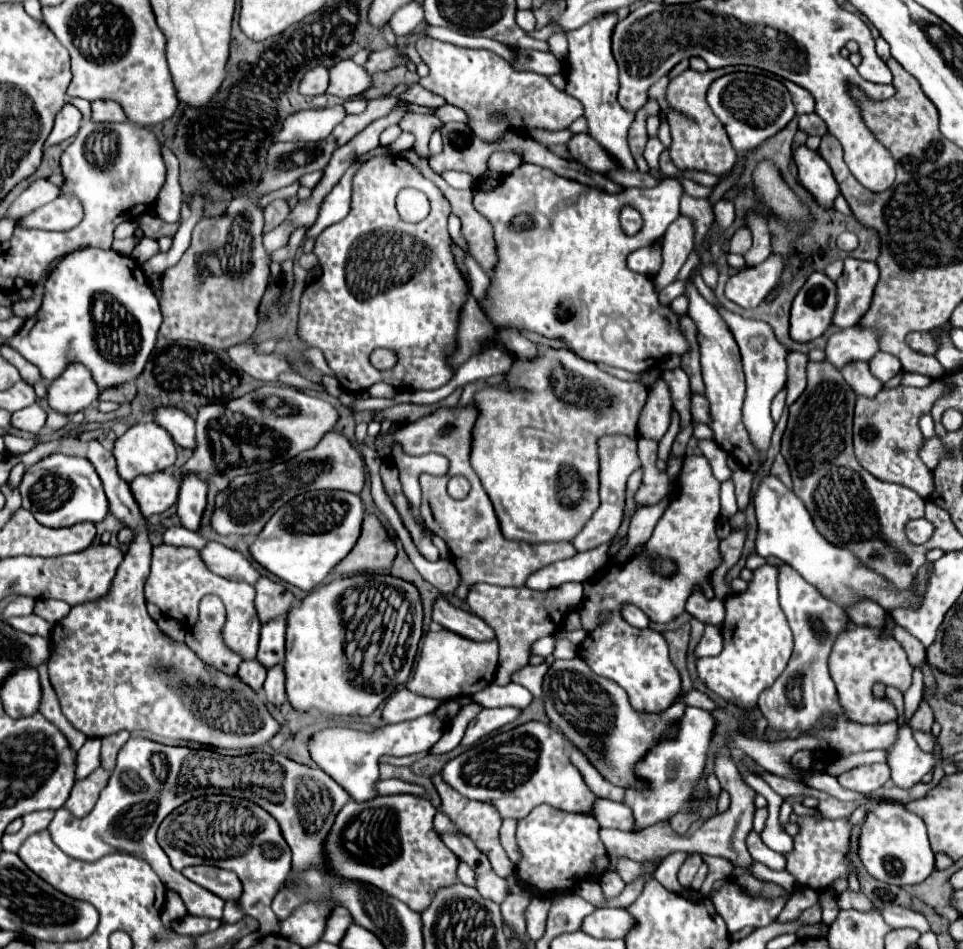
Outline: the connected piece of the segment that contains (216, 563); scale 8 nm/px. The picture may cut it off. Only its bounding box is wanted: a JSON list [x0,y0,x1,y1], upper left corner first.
[200,542,260,586]

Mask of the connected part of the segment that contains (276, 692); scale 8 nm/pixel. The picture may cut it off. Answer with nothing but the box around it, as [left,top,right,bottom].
[264,666,286,706]

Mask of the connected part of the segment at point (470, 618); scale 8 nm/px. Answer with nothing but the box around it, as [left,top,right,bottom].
[432,596,494,640]

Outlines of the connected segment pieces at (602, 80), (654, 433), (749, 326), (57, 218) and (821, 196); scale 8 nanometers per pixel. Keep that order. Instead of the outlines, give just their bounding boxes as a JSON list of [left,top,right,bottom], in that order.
[[566,14,636,170],[638,380,672,440],[716,306,788,462],[16,194,82,230],[792,144,840,206]]

